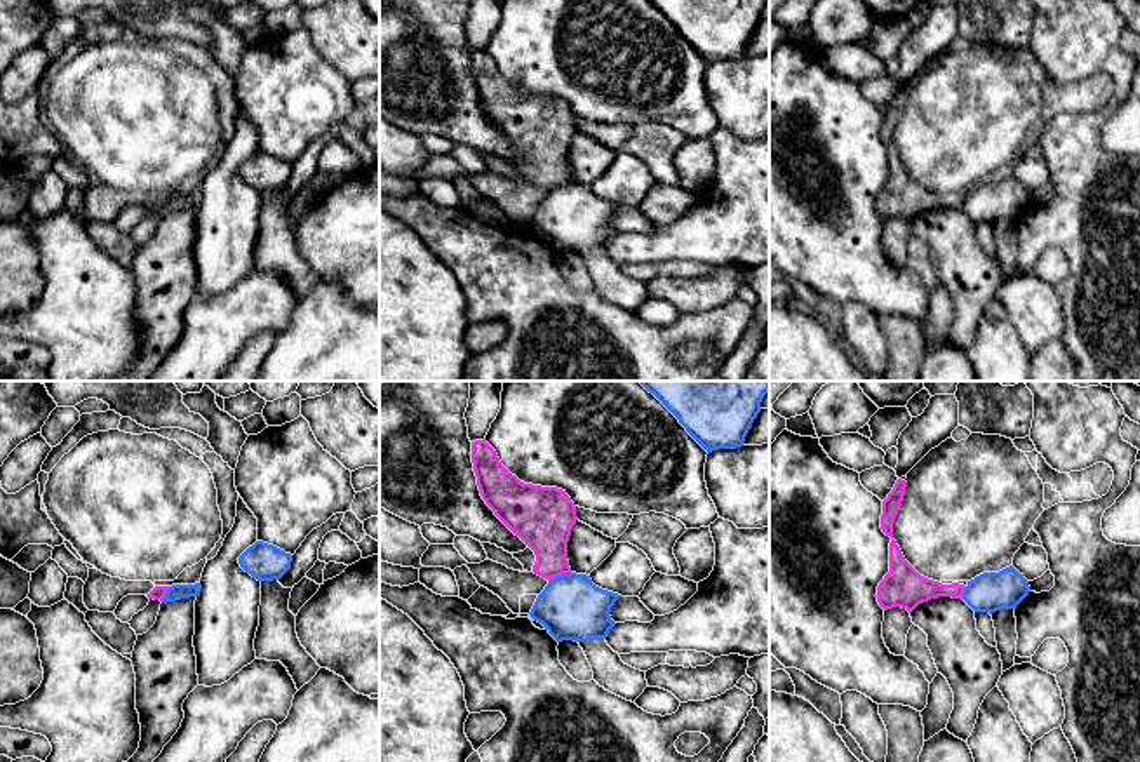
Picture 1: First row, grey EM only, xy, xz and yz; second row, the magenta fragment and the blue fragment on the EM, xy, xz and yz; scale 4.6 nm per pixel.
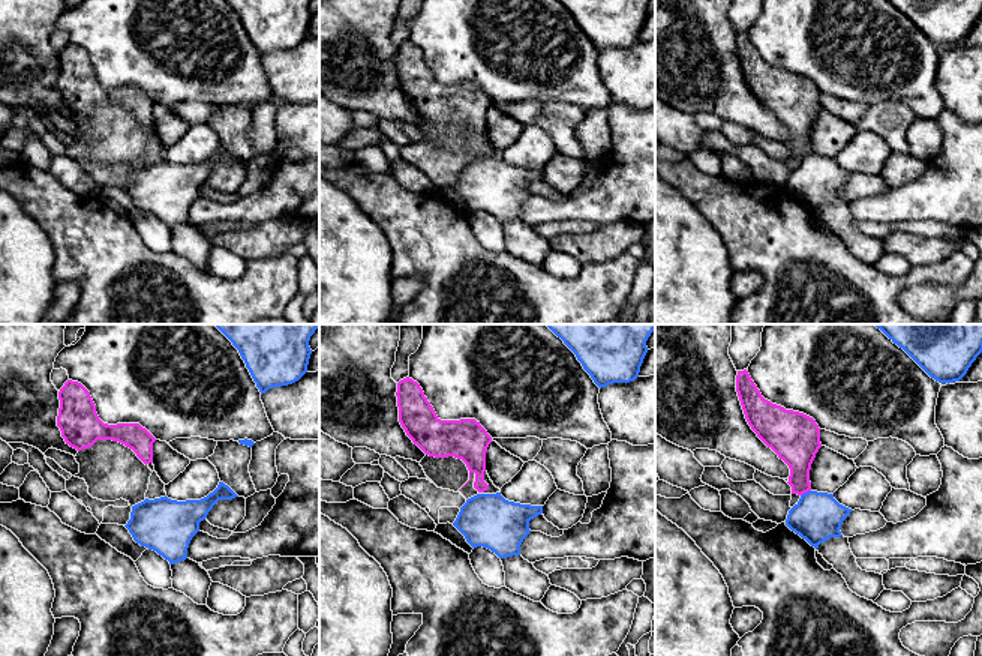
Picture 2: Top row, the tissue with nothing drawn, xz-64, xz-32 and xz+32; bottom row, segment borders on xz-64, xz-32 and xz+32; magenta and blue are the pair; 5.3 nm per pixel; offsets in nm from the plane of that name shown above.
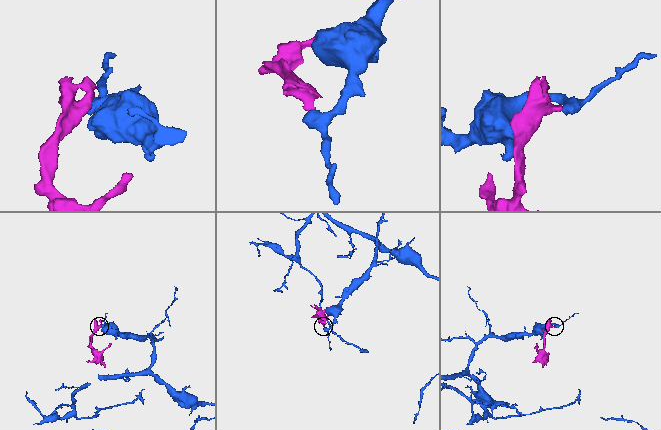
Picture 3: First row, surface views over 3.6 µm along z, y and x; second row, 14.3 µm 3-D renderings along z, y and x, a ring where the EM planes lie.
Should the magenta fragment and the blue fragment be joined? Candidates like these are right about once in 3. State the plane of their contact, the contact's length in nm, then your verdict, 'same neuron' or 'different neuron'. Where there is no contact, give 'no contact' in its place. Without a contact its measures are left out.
xz | 120 nm | different neuron

